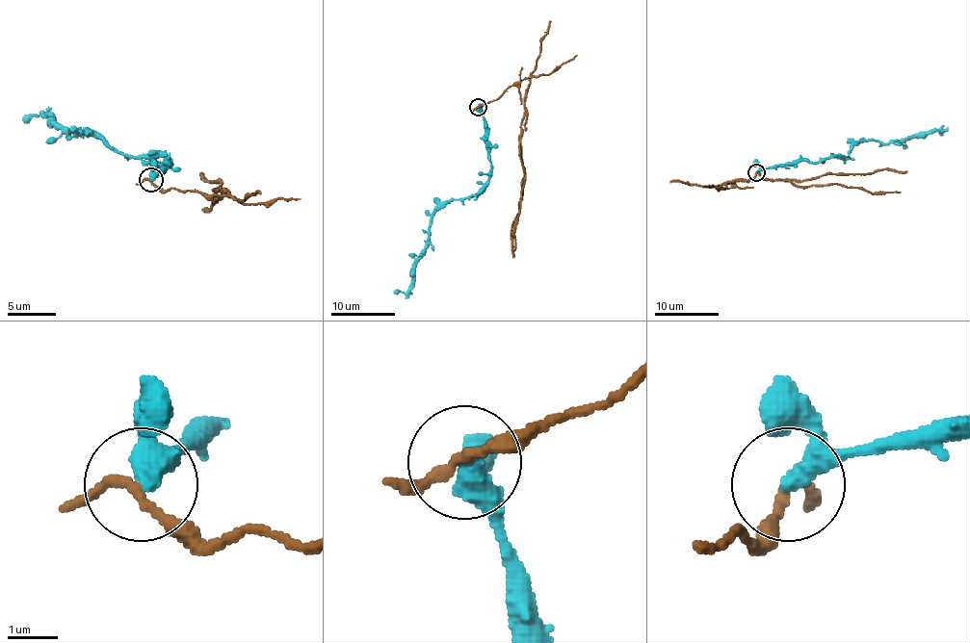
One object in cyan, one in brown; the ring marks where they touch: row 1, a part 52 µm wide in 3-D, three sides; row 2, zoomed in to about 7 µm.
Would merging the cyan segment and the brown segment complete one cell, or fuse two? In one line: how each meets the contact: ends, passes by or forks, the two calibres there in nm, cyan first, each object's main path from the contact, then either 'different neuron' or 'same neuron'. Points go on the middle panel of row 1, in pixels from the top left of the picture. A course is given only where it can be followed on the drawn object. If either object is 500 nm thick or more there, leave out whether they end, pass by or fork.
cyan passes by | brown passes by | 340/190 nm | cyan via (478, 107), (490, 175), (466, 197), (451, 199), (433, 216), (414, 284), (406, 292), (393, 292) | brown via (478, 107), (495, 100), (523, 80), (529, 80), (521, 124), (523, 196), (519, 214), (511, 226), (513, 257) | different neuron

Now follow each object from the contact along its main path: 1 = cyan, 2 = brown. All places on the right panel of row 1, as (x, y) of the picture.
1: (756, 172), (799, 161), (847, 158), (855, 145), (865, 141), (903, 141), (914, 134), (941, 131), (941, 134)
2: (756, 172), (751, 180), (729, 183), (767, 178), (812, 180), (822, 175), (906, 170)

